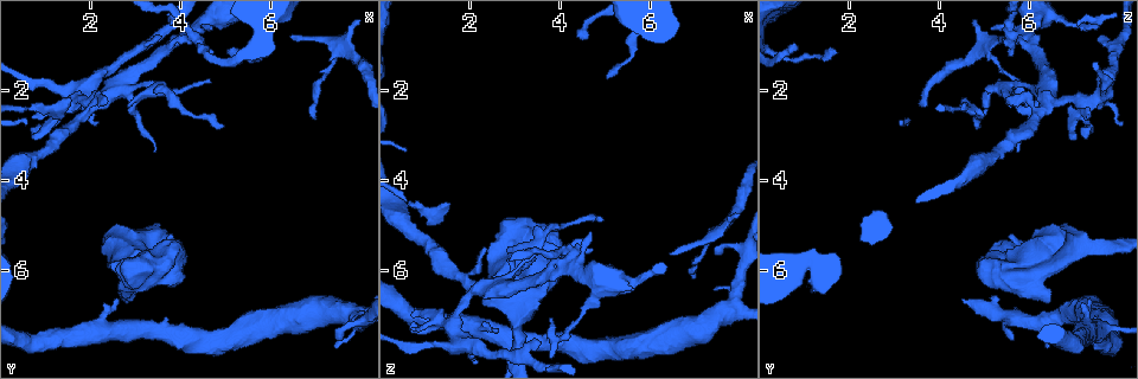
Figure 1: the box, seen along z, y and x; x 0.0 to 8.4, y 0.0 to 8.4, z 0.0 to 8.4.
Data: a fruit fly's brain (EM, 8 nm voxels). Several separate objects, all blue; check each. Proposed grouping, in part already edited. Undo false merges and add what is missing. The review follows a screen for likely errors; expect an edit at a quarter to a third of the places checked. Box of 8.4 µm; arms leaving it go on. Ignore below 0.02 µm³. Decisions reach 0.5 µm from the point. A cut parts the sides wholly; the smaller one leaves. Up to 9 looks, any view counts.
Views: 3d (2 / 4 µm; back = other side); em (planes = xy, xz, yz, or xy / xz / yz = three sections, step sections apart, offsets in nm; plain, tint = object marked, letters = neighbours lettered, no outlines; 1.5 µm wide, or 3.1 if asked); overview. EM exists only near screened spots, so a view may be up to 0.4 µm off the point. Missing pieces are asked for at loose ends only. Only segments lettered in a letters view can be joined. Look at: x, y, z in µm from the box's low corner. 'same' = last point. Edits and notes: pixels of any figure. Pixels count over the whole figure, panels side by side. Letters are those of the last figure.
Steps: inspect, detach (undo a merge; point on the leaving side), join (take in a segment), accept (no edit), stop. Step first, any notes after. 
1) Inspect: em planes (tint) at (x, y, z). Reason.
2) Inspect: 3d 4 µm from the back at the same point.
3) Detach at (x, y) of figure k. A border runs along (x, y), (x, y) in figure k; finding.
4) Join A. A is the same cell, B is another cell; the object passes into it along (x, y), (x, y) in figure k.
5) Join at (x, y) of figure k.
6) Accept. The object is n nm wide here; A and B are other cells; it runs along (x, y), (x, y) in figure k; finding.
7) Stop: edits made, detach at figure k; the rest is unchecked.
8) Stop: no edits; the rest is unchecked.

Inspect: em yz step 4 (letters) at (7.00, 2.60, 6.20). Thin end.

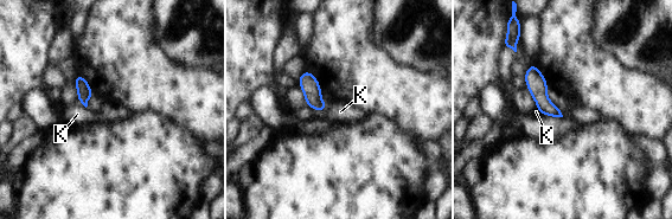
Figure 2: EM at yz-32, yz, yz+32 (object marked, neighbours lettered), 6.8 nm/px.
Inspect: em planes (letters) at the same point.

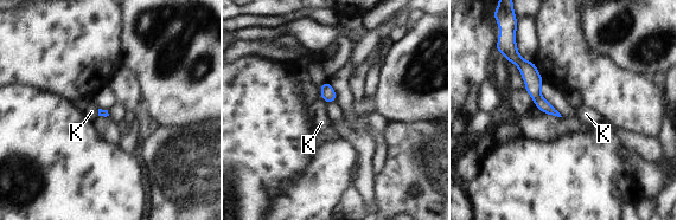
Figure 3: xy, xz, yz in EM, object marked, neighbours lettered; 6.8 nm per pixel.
Accept. K is another cell; a border runs along (327, 81), (320, 86), (326, 102) in figure 3; no lettered segment goes on from it.

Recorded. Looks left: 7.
Inspect: em planes (letters) at (7.80, 6.95, 6.85). Thick turns thin.

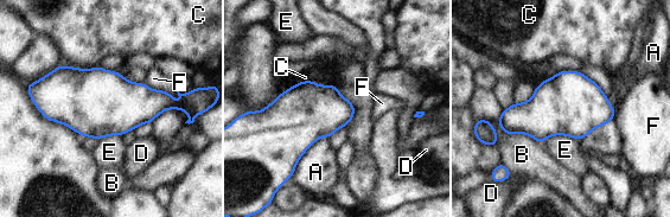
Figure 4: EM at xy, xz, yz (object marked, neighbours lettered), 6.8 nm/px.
Accept. A, B, C, D, E and F are other cells; a border runs along (580, 139), (549, 135), (542, 142) in figure 4; continuous, no second neuron.

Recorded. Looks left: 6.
Inspect: em xz step 8 (letters) at (2.95, 6.65, 6.30). Free end.

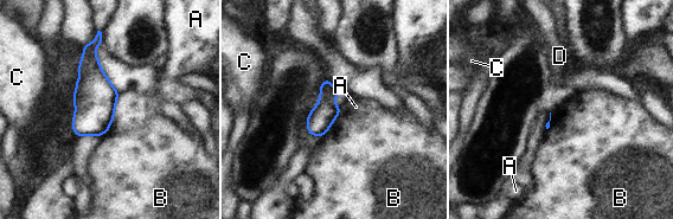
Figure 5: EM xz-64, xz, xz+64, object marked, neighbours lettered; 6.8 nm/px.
Accept. A, B, C and D are other cells; a border runs along (120, 94), (109, 127) in figure 5; no lettered segment goes on from it.

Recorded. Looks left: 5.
Inspect: em yz step 4 (tint) at (4.95, 2.80, 4.85). An open end.

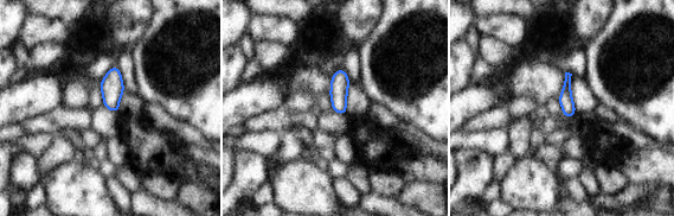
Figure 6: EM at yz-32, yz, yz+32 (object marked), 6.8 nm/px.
Inspect: em yz step 4 (letters) at the same point. What lies round it.

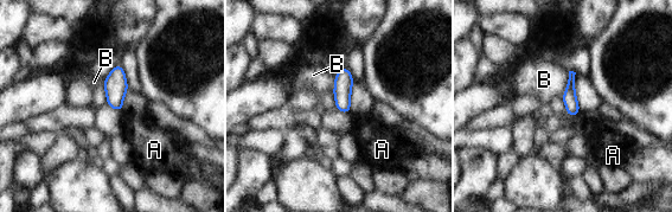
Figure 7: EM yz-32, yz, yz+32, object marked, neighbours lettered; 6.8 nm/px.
Accept. A and B are other cells; none of them fits.

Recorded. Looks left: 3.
Stop: no edits; the rest is unchecked.

